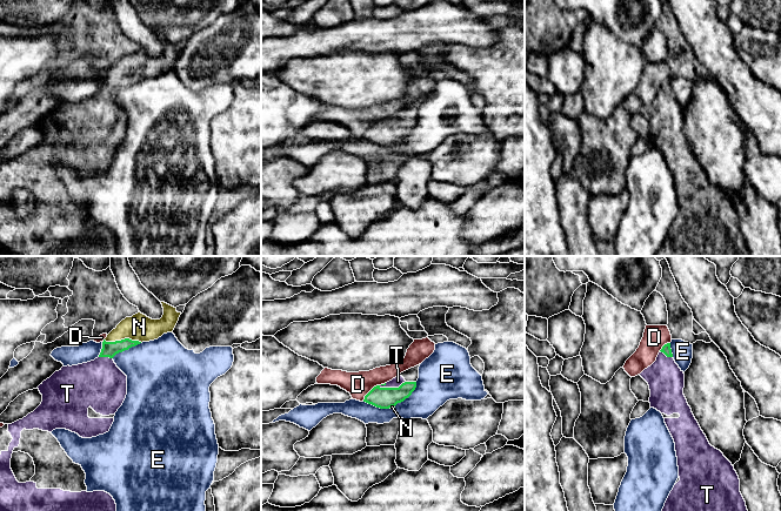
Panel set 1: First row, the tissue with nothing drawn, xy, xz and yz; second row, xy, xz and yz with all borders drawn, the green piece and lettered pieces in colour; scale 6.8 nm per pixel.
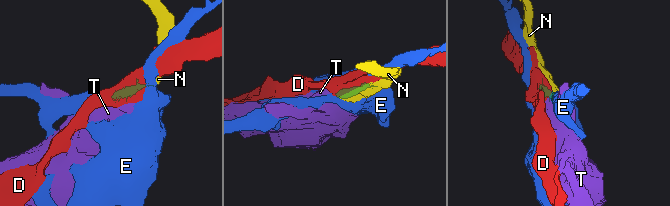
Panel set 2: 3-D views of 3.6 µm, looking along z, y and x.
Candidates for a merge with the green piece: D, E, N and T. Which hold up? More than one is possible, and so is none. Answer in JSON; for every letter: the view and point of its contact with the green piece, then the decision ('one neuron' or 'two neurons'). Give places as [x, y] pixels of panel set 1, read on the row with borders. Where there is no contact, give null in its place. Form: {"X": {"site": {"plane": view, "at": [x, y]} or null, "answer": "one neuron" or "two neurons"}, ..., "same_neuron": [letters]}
{"D": {"site": {"plane": "xz", "at": [372, 389]}, "answer": "two neurons"}, "E": {"site": {"plane": "xz", "at": [408, 396]}, "answer": "two neurons"}, "N": {"site": {"plane": "xy", "at": [122, 340]}, "answer": "one neuron"}, "T": {"site": {"plane": "xz", "at": [392, 388]}, "answer": "one neuron"}, "same_neuron": ["N", "T"]}

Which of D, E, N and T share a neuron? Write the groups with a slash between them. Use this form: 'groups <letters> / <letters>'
groups D / E / N T

